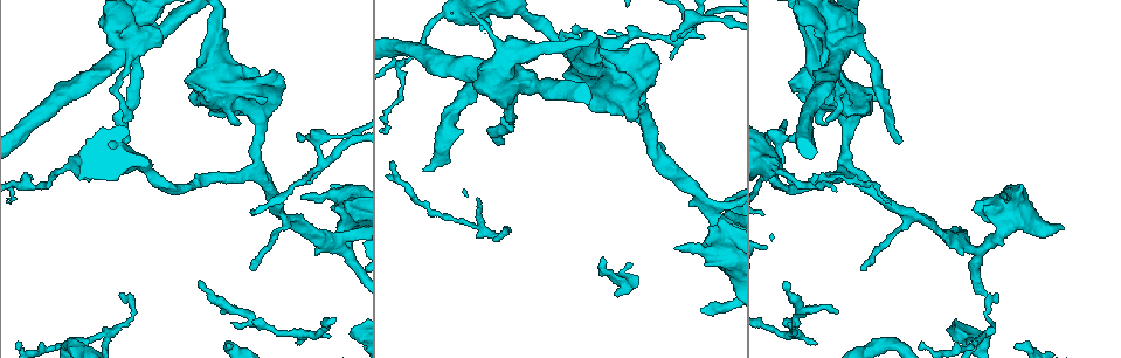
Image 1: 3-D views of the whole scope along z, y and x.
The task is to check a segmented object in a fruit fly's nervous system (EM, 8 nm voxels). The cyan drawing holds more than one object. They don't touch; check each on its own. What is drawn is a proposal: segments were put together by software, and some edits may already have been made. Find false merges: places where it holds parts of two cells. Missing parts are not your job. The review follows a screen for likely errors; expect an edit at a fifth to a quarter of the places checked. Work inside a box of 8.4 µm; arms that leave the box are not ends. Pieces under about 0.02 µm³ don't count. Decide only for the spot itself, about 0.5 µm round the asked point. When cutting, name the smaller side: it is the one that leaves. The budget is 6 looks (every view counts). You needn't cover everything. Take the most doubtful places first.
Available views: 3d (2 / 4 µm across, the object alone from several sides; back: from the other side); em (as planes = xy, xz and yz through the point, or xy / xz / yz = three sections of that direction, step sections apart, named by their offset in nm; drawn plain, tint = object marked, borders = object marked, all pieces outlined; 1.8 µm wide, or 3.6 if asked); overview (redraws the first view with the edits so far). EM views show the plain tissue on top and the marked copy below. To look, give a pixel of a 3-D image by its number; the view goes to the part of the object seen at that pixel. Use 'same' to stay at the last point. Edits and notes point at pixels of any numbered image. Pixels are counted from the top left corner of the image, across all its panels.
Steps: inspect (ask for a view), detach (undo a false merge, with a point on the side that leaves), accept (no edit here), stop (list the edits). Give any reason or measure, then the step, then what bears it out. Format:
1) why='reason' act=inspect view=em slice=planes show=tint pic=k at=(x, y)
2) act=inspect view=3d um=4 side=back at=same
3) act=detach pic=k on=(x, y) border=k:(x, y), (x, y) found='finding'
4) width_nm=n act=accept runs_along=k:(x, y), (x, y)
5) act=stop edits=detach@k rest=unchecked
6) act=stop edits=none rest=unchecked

why='sudden change in width' act=inspect view=3d um=4 pic=1 at=(1011, 217)

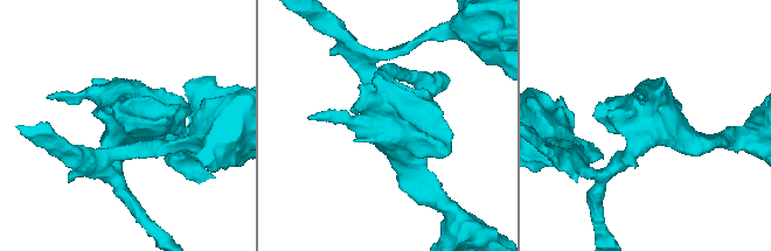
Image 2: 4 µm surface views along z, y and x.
act=inspect view=em um=3.6 slice=planes show=tint pic=2 at=(120, 127)

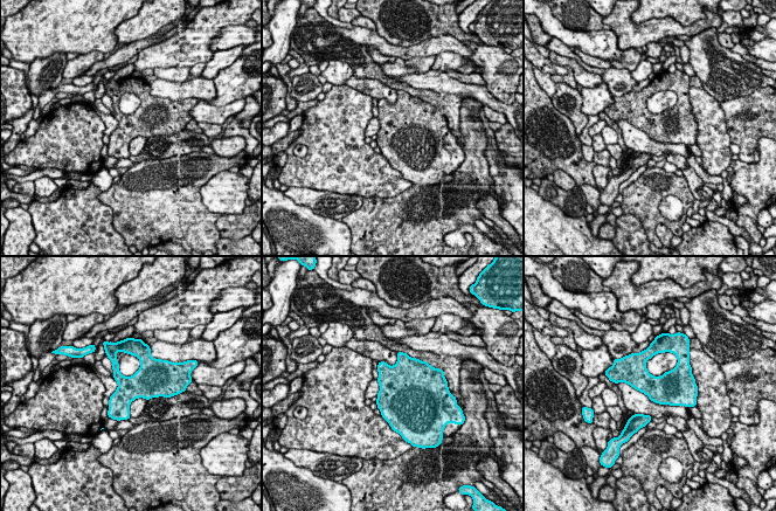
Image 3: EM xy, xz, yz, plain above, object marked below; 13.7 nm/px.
width_nm=360 act=accept found='continuous, no second cell'

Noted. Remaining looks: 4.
why='arms part here' act=inspect view=em slice=xz step=8 show=tint pic=1 at=(694, 26)

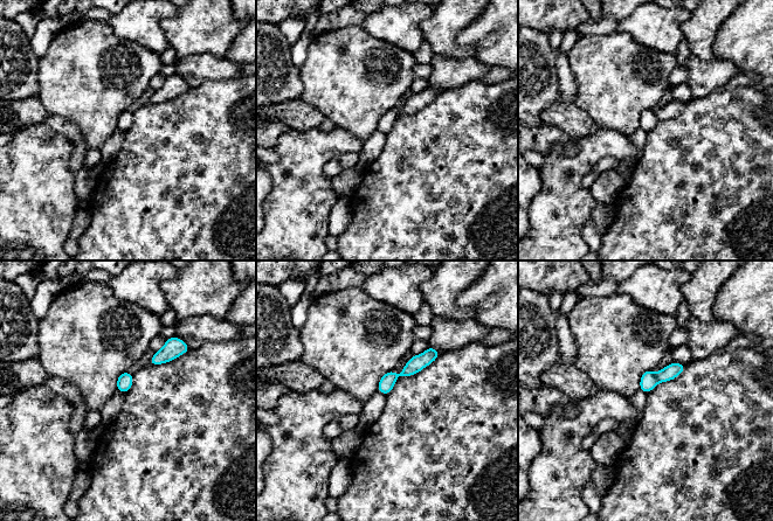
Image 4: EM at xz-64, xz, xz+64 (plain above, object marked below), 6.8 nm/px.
act=detach pic=4 on=(648, 381) border=4:(655, 374), (658, 381) found='two cells meet here'

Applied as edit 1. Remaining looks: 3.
why='sharp bend' act=inspect view=em um=3.6 slice=xz step=8 show=borders pic=1 at=(237, 86)

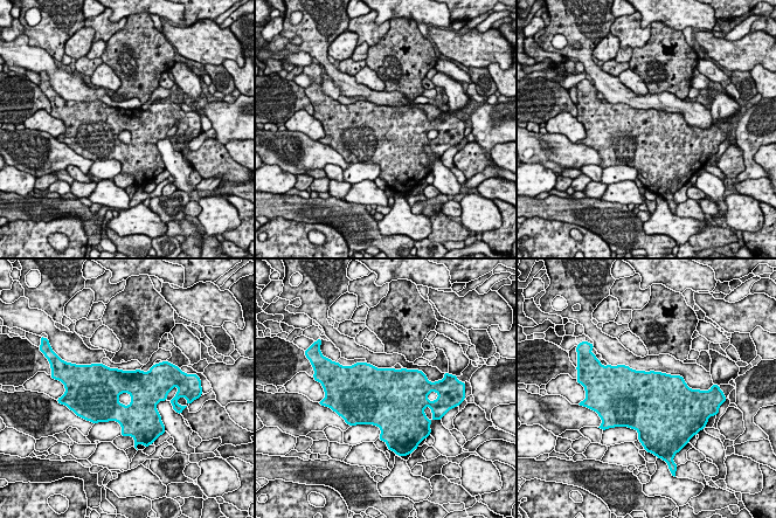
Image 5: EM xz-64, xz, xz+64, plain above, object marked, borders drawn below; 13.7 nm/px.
act=accept found='all the same cell'

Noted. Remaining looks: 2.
act=stop edits=detach@4 rest=unchecked

